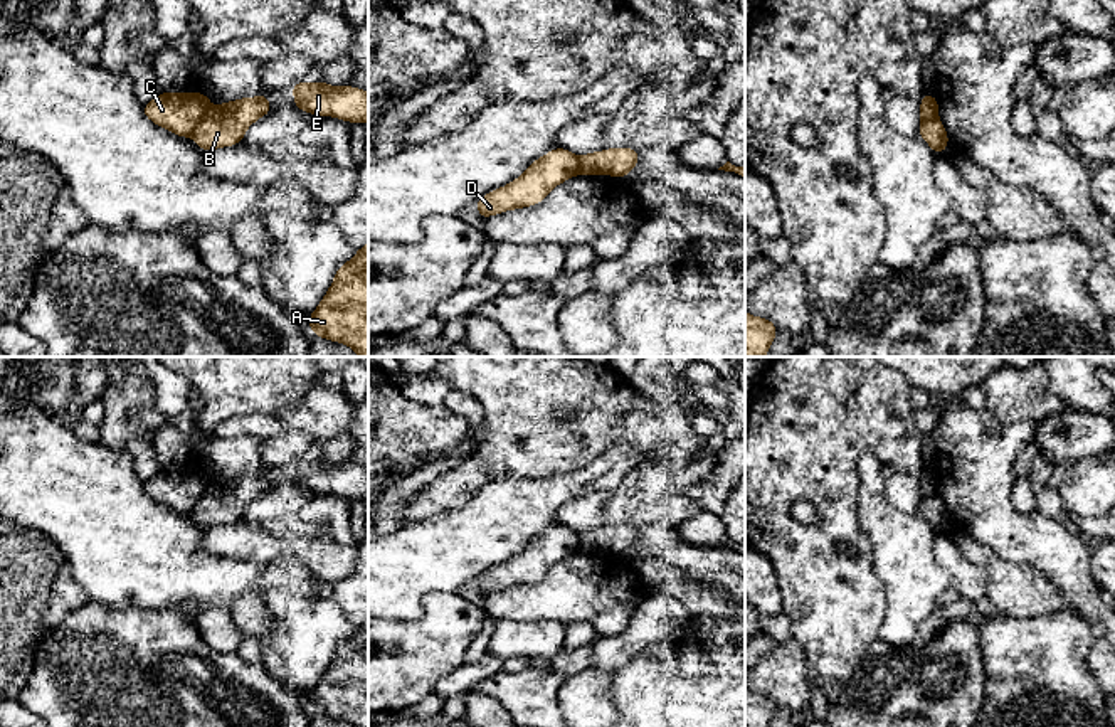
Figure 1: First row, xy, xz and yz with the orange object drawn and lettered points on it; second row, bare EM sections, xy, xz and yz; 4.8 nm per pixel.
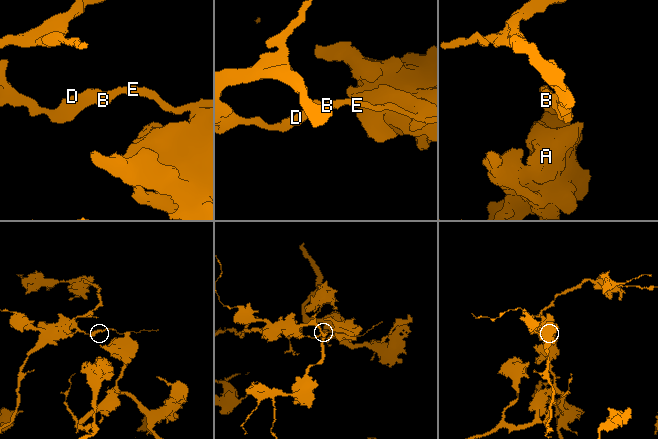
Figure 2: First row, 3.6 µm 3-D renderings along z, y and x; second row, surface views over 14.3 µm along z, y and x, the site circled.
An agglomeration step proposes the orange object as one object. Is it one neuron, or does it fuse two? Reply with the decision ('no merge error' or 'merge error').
merge error

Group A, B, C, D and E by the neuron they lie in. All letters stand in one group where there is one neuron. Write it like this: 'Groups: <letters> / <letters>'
Groups: A C D / B E

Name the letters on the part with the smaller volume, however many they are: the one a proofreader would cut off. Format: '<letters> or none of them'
B, E

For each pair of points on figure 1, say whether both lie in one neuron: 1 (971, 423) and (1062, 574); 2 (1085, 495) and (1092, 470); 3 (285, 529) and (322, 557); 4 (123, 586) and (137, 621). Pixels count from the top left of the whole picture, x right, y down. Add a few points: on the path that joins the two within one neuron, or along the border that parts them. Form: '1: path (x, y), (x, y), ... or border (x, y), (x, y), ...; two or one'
1: path (977, 460), (979, 492), (1025, 537); one
2: path (1090, 488), (1092, 477); one
3: path (293, 530), (313, 549); one
4: border (93, 601), (116, 610), (172, 608); two

